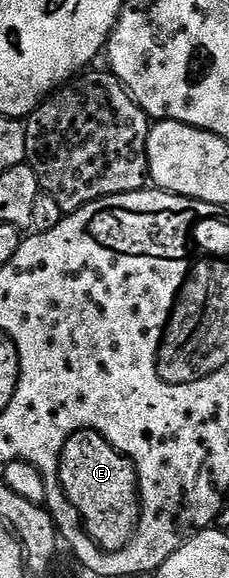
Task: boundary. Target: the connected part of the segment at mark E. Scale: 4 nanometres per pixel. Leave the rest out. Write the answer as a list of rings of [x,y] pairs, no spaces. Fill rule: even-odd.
[[[89,428],[74,431],[62,443],[62,448],[56,457],[56,478],[70,506],[74,507],[81,517],[83,528],[99,548],[105,552],[119,551],[127,544],[138,526],[140,514],[136,476],[129,459],[119,454],[102,435],[95,431]]]

